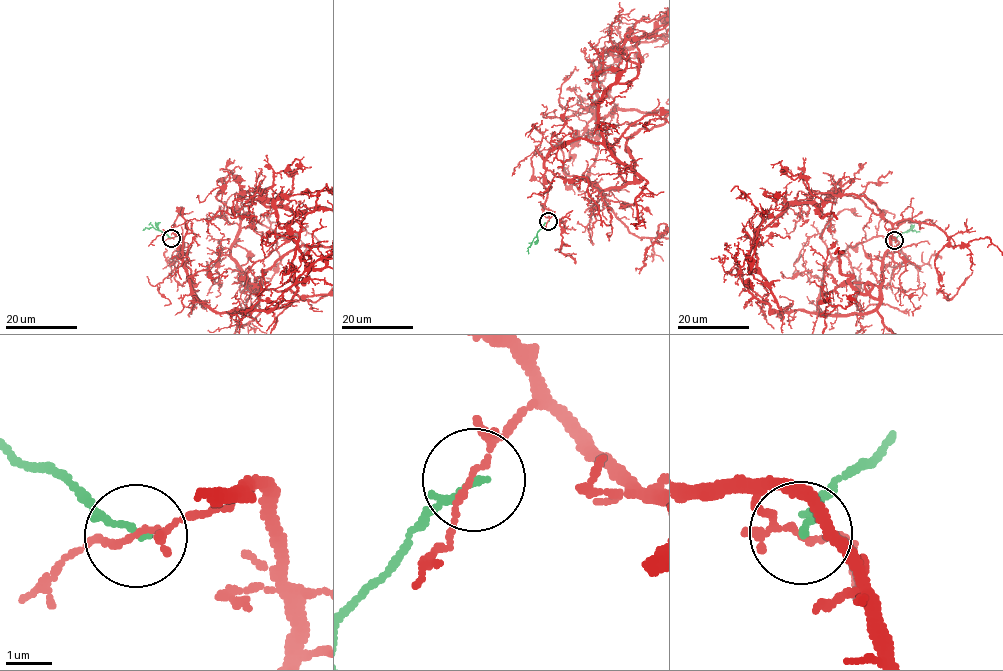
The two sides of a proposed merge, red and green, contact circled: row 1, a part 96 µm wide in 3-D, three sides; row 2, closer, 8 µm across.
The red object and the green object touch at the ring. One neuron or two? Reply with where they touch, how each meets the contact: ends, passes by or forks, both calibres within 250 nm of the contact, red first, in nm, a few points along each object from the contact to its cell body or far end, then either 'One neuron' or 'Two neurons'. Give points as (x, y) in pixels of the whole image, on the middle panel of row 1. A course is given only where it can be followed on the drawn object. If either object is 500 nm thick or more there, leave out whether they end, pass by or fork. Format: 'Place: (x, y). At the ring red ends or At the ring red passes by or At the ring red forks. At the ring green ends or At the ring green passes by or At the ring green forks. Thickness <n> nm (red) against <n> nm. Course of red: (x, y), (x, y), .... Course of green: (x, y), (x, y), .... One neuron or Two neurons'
Place: (548, 221). At the ring red forks. At the ring green ends. Thickness 80 nm (red) against 150 nm. Course of green: (548, 221), (537, 232), (528, 254). Two neurons

